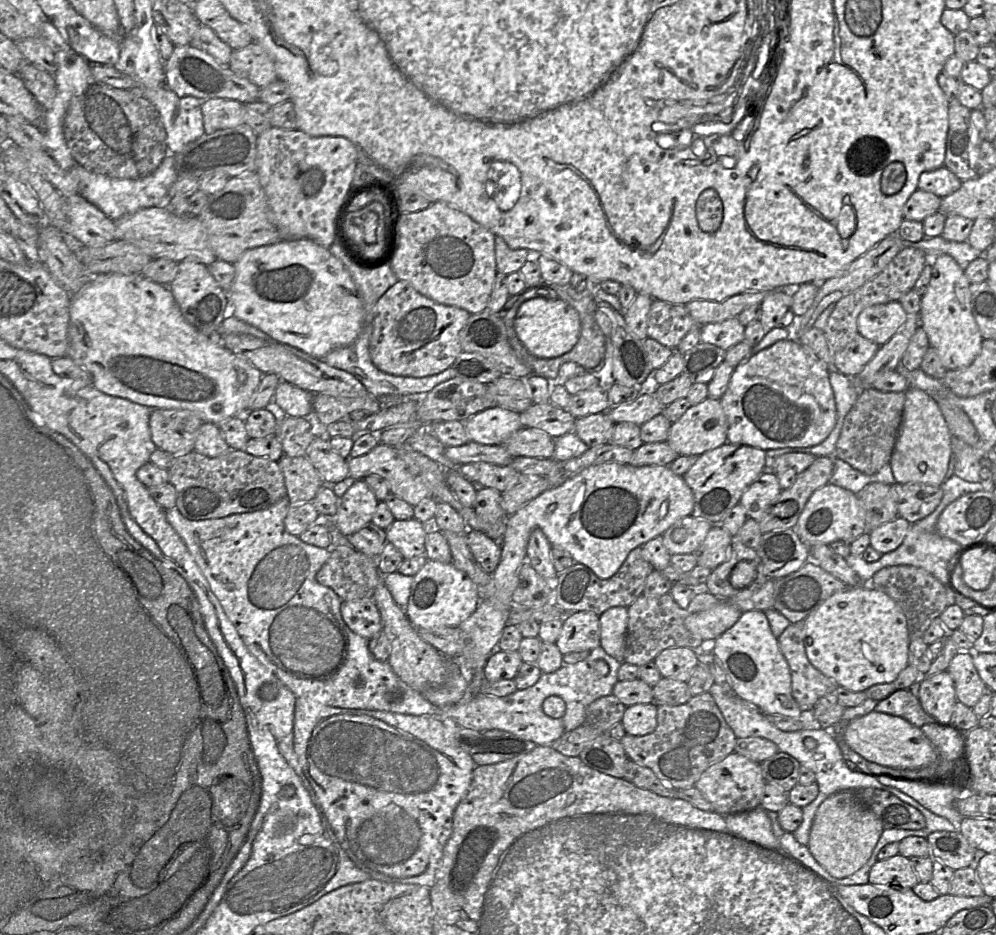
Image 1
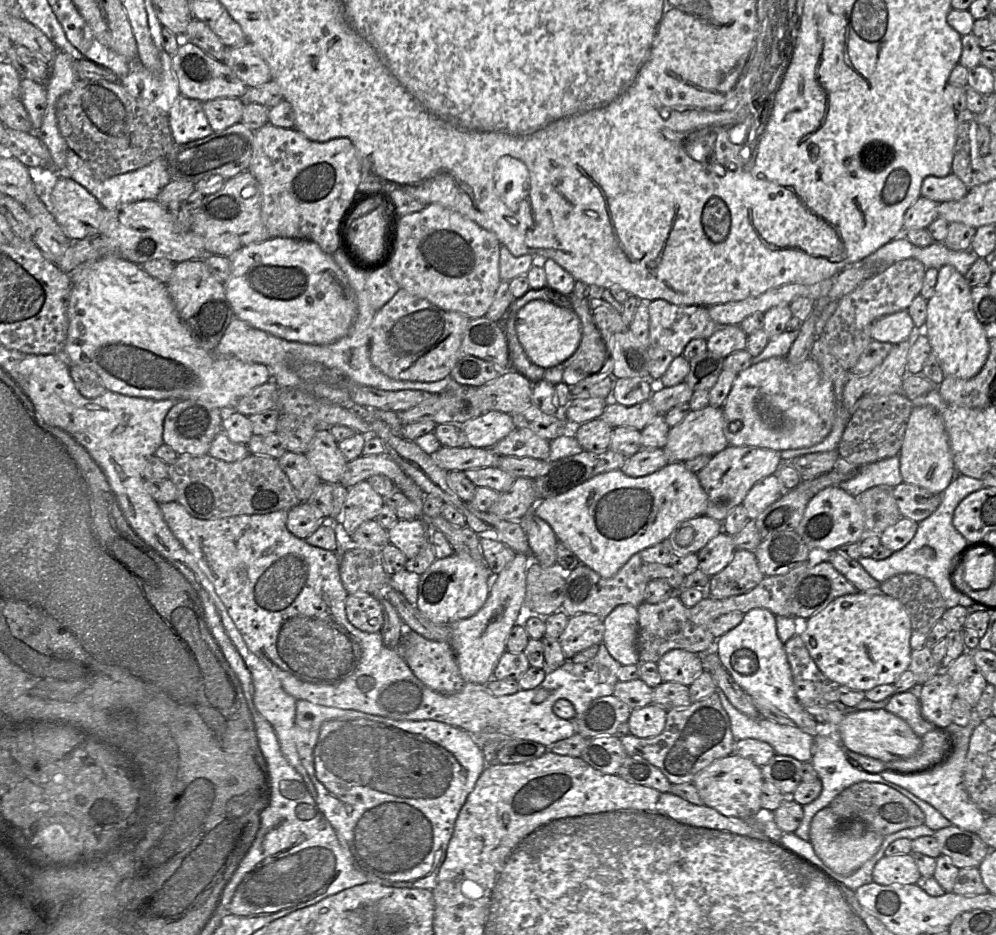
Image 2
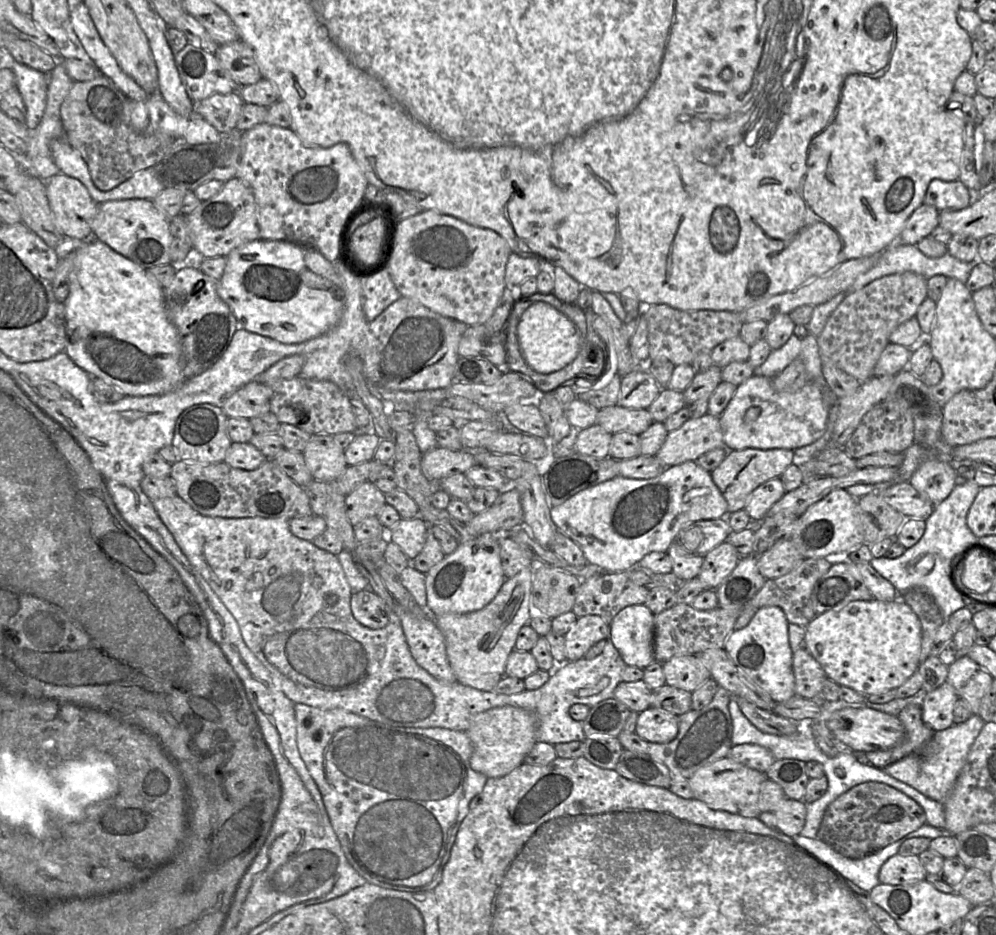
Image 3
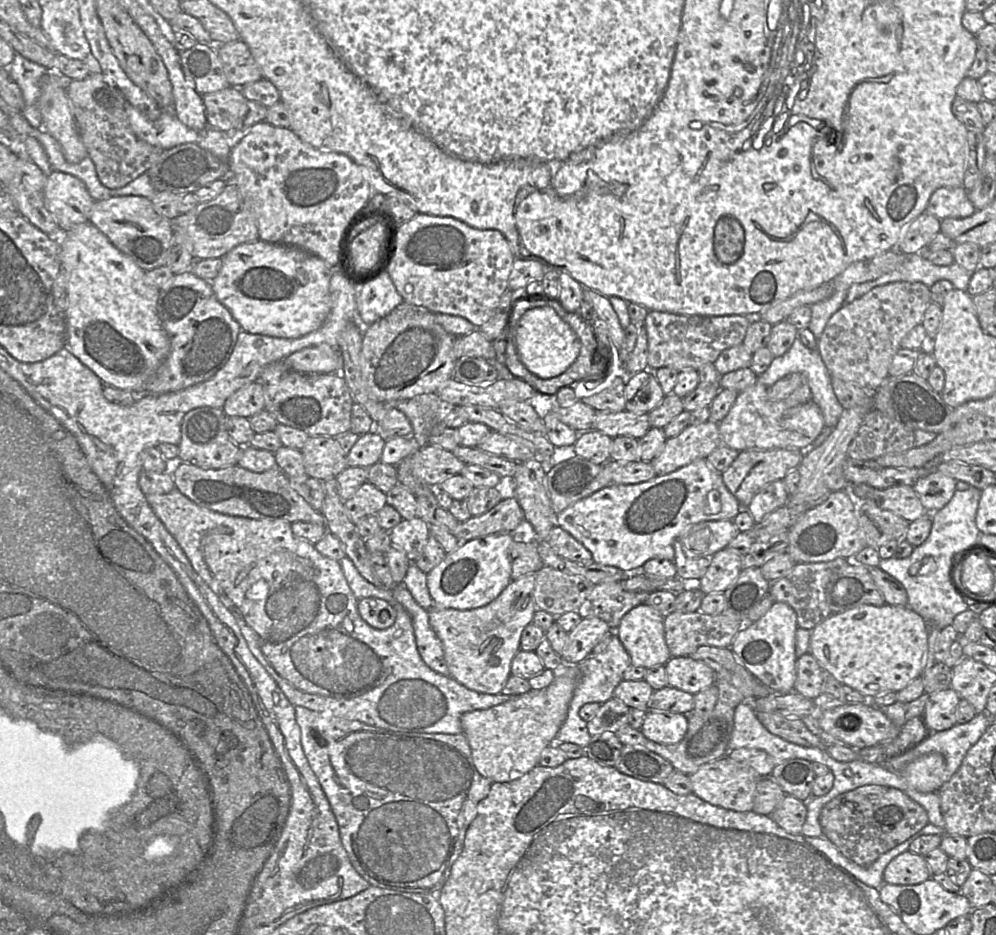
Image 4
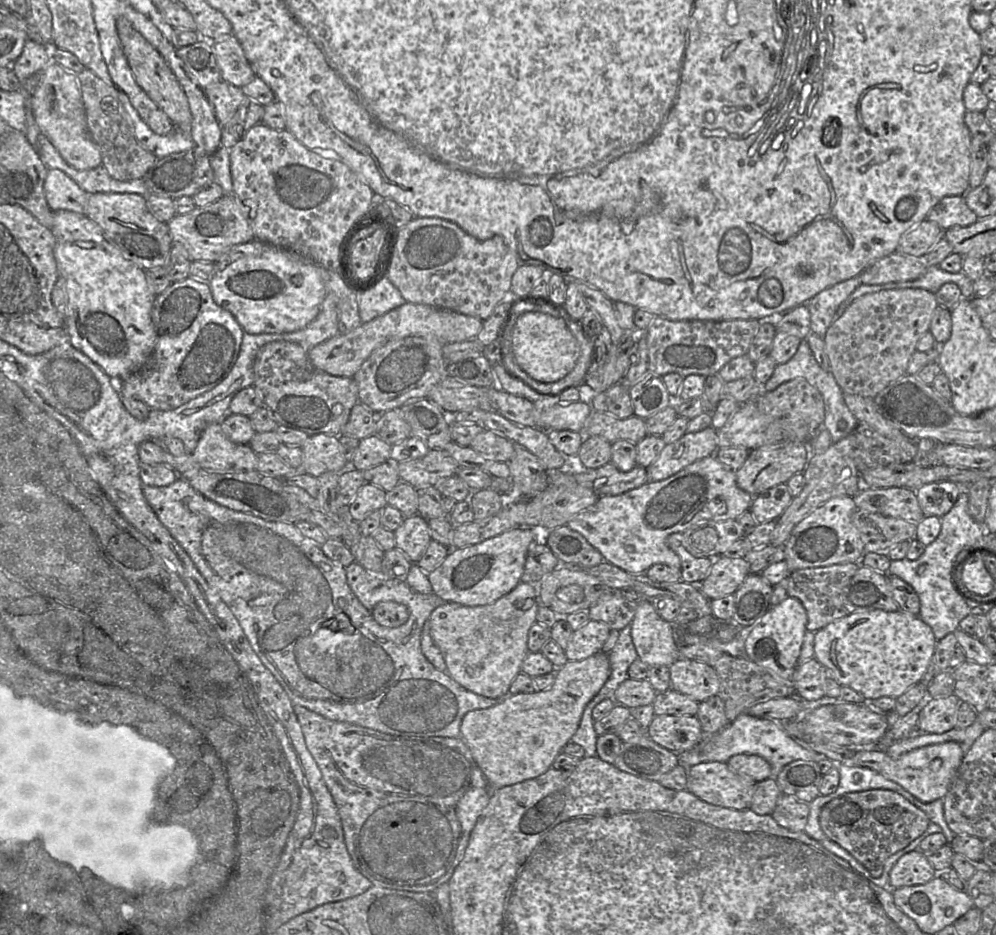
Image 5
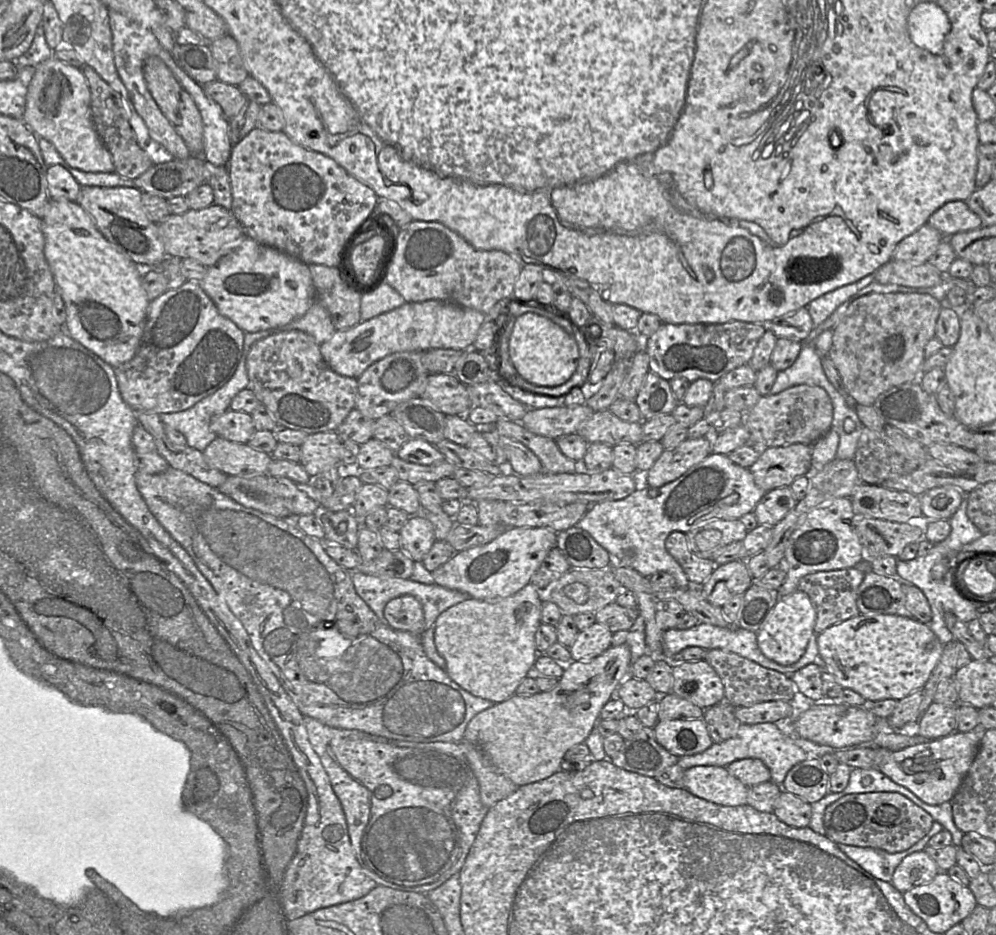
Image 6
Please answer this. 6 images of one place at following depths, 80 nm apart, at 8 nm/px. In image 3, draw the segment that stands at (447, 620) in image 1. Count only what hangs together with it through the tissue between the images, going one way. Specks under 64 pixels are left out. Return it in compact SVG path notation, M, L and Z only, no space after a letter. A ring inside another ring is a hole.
M482 534L458 544L453 553L444 556L425 574L427 610L434 616L481 610L493 600L504 581L498 535Z

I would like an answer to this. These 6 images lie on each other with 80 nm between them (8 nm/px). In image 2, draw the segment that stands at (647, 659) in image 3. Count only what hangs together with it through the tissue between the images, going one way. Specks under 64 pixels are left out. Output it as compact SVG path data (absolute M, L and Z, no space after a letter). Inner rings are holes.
M623 604L616 607L604 620L603 644L610 655L623 665L639 664L636 647L638 632L637 607Z

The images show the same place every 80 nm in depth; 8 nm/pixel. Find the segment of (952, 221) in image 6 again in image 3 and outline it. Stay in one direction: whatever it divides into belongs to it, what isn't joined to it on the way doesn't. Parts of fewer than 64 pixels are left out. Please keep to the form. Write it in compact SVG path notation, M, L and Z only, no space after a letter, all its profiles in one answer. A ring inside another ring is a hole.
M933 179L929 183L923 203L934 206L938 211L961 210L968 207L974 198L975 194L959 179L954 181Z

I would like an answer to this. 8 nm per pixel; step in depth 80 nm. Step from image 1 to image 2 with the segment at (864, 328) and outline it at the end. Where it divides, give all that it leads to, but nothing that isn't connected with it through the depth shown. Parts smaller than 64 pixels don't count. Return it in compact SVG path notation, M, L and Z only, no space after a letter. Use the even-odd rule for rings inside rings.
M907 311L877 319L871 325L871 337L878 342L899 344L909 338L915 324Z

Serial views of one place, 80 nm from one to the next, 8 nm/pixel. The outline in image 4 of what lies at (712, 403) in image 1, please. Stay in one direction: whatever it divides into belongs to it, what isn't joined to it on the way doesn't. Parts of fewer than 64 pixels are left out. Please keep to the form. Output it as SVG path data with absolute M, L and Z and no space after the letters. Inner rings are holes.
M709 419L702 424L689 424L679 435L666 439L651 465L657 476L666 475L693 461L706 459L721 444L718 423Z

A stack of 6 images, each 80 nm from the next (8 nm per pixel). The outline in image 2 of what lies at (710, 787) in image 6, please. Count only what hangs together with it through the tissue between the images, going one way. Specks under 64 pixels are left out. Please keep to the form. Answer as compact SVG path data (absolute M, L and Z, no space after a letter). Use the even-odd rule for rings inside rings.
M731 754L720 758L701 770L694 778L696 787L704 805L719 813L741 819L754 818L761 809L761 792L764 779L761 768L751 760Z

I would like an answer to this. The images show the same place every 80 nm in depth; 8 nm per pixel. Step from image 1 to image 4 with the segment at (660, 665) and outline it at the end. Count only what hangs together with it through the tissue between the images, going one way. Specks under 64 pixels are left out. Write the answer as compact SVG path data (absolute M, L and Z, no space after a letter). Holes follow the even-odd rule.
M690 656L671 657L665 664L665 670L668 686L692 695L714 685L716 681L713 669Z

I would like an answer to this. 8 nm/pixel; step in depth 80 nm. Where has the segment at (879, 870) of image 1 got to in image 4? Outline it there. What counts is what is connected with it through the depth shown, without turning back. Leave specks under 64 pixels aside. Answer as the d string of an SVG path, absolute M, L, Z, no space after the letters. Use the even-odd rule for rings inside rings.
M906 851L886 866L883 880L893 885L916 885L930 879L932 875L922 855Z

